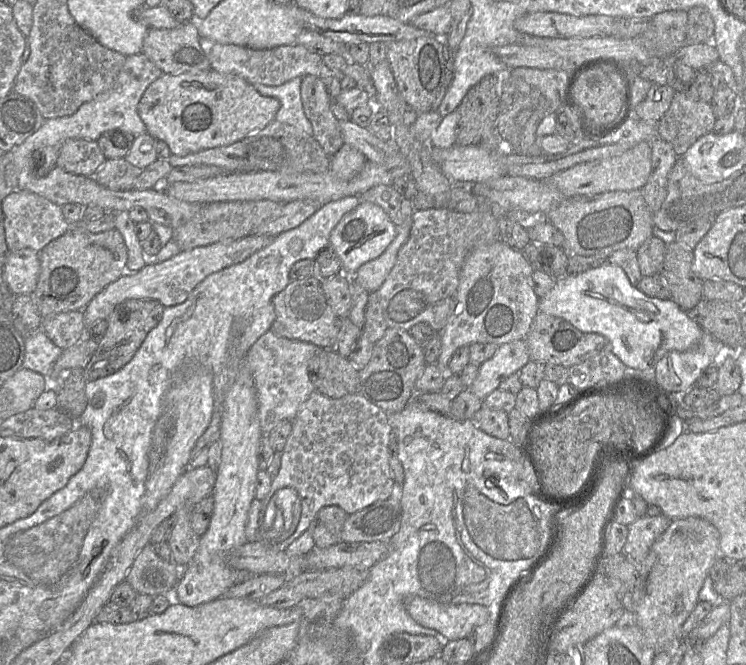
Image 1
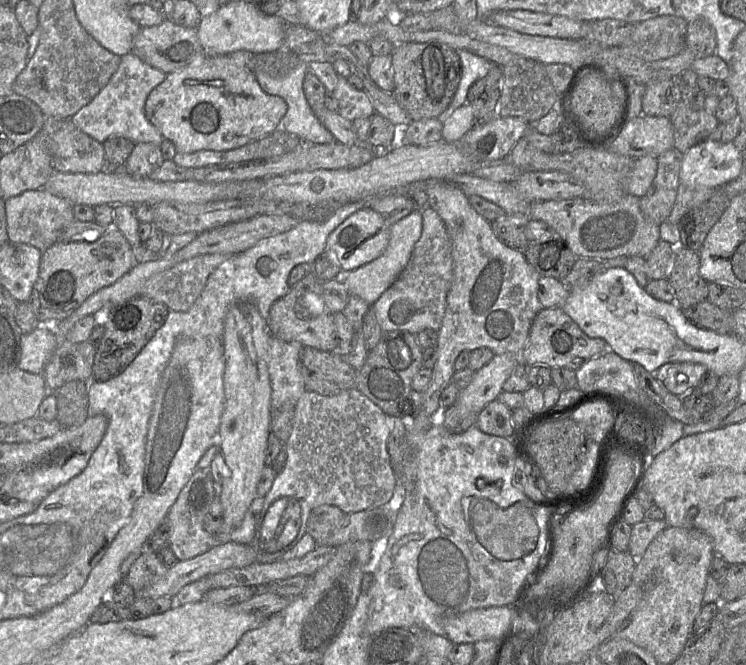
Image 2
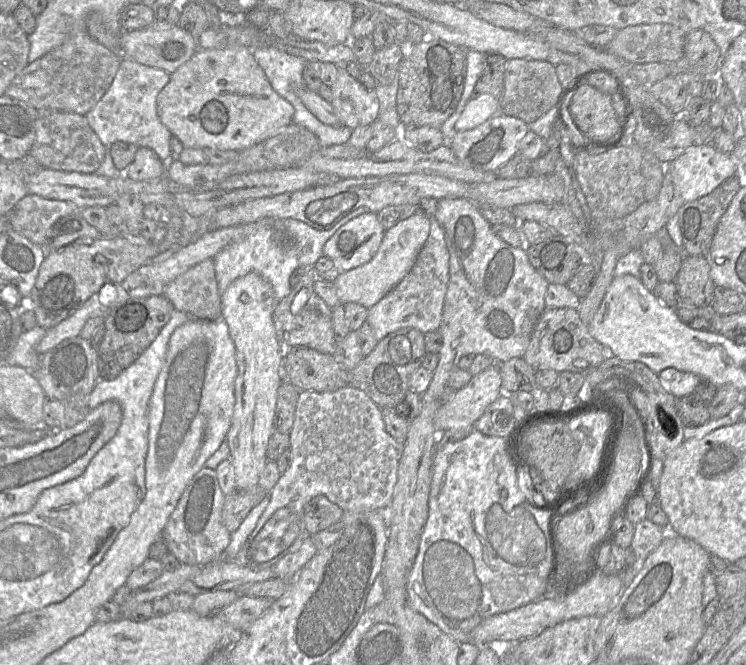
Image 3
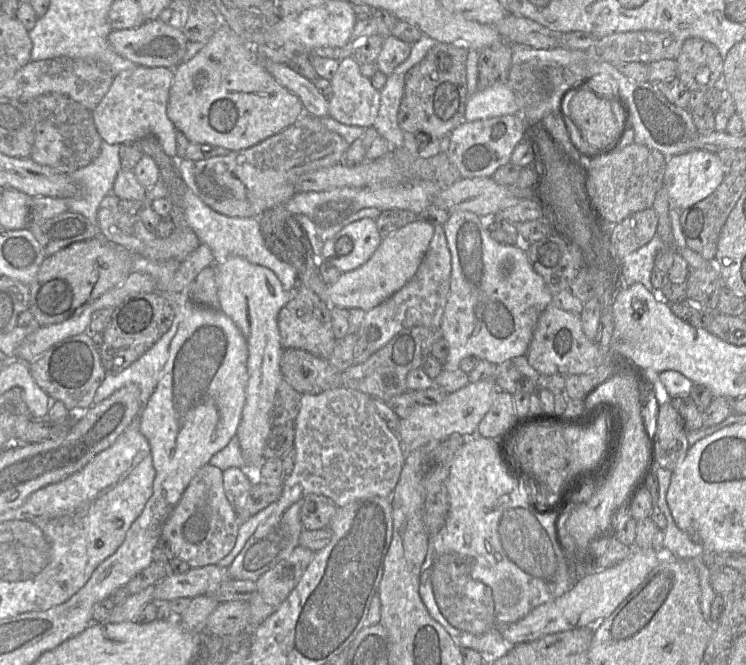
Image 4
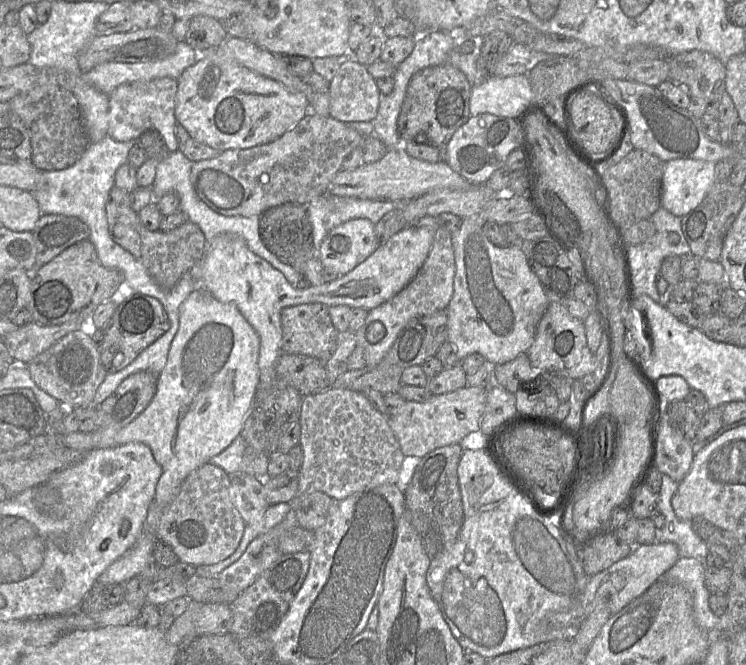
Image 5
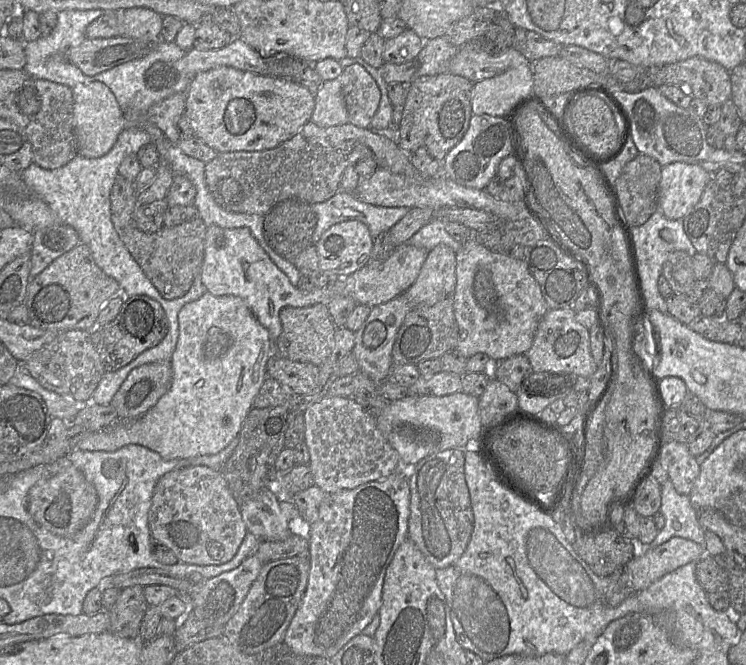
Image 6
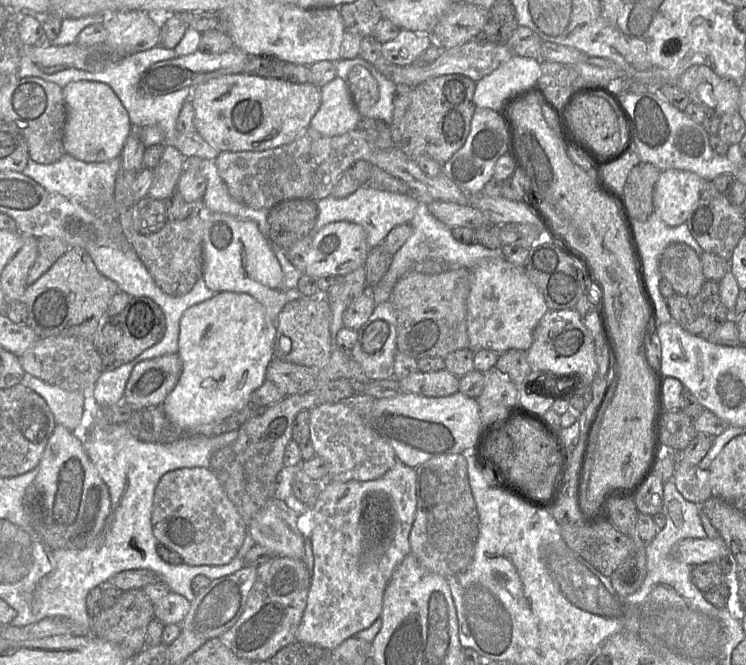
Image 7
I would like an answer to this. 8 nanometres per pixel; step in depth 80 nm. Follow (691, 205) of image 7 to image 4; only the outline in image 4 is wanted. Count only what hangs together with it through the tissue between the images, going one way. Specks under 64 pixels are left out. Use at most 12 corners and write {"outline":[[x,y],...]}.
{"outline":[[702,148],[667,159],[670,209],[711,195],[729,172]]}

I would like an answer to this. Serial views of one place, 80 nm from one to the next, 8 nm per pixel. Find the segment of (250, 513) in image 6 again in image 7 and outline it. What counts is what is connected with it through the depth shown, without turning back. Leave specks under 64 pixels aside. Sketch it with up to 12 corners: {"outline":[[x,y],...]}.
{"outline":[[273,498],[247,527],[256,545],[303,559],[298,515]]}

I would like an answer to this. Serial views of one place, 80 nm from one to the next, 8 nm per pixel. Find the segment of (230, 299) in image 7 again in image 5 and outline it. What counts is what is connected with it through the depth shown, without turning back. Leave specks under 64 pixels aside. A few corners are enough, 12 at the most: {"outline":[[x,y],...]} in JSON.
{"outline":[[197,288],[156,393],[81,451],[141,442],[162,468],[139,538],[98,577],[155,565],[163,513],[254,407],[258,334]]}

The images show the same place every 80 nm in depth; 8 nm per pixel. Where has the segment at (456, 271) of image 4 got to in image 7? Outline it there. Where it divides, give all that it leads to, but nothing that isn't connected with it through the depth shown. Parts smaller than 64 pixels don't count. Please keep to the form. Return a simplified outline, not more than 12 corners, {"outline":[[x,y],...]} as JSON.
{"outline":[[504,257],[470,269],[468,348],[527,351],[549,310]]}

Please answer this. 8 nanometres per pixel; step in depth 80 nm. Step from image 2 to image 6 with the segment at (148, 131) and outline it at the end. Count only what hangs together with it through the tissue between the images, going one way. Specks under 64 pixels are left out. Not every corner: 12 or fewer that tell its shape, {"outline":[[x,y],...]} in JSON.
{"outline":[[185,93],[146,110],[123,111],[125,127],[156,126],[169,144],[179,140],[177,123]]}

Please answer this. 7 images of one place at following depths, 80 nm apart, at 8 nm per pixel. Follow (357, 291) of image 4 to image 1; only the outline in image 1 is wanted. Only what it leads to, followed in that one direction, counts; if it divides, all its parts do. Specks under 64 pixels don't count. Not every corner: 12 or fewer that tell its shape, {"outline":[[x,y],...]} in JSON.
{"outline":[[412,217],[397,227],[378,258],[351,278],[369,293],[379,290],[409,238]]}

